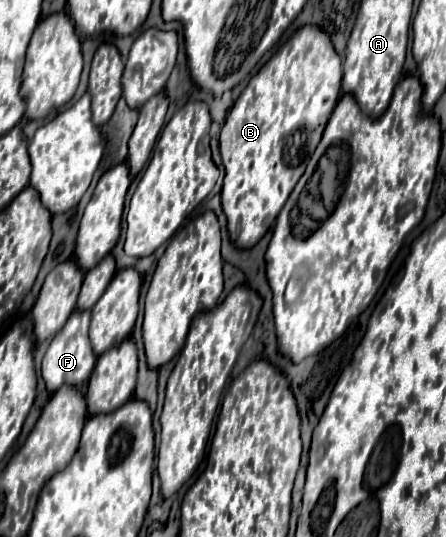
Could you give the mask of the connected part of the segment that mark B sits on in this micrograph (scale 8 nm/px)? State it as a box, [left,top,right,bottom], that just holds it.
[220,25,342,247]

